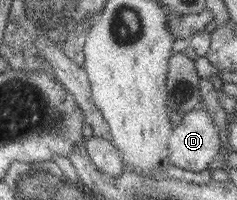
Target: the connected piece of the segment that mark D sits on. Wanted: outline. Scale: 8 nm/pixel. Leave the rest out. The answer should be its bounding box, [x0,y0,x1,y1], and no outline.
[168,107,221,172]

